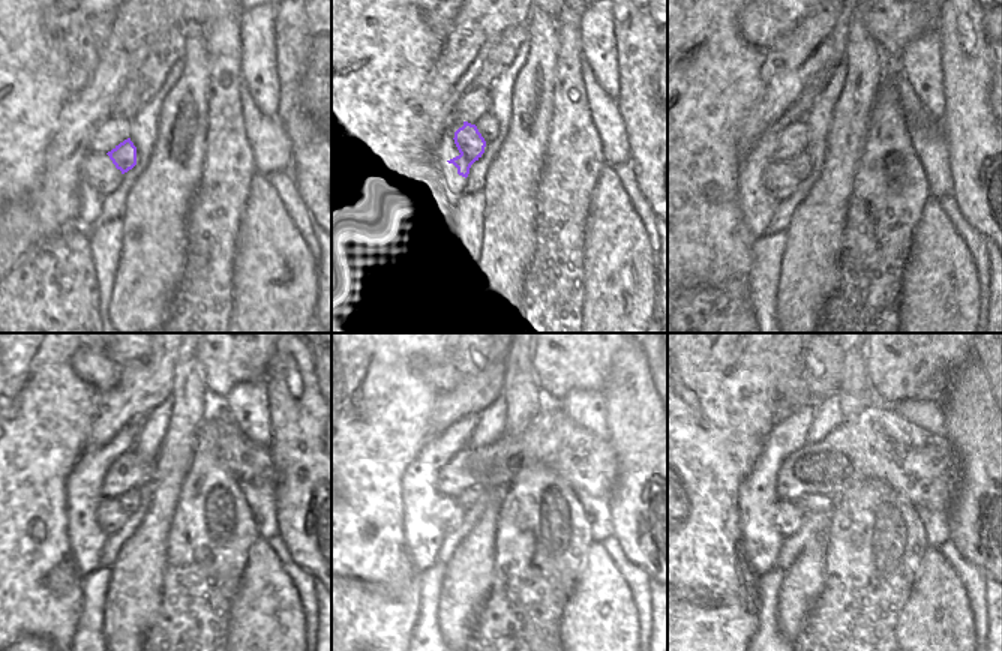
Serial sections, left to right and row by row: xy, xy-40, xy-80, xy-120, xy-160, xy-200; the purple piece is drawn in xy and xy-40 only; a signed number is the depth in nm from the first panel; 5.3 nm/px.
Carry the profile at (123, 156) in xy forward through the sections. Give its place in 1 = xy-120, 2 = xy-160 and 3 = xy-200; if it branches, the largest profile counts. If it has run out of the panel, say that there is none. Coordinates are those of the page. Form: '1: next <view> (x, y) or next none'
1: next xy-120 (129, 501)
2: next xy-160 (471, 497)
3: next xy-200 (812, 503)

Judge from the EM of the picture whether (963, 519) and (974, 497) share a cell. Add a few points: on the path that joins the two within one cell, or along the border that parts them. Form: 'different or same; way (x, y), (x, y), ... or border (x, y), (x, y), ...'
same; way (969, 513), (974, 509), (974, 503)

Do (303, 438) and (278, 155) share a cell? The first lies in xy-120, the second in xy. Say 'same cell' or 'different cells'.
different cells

